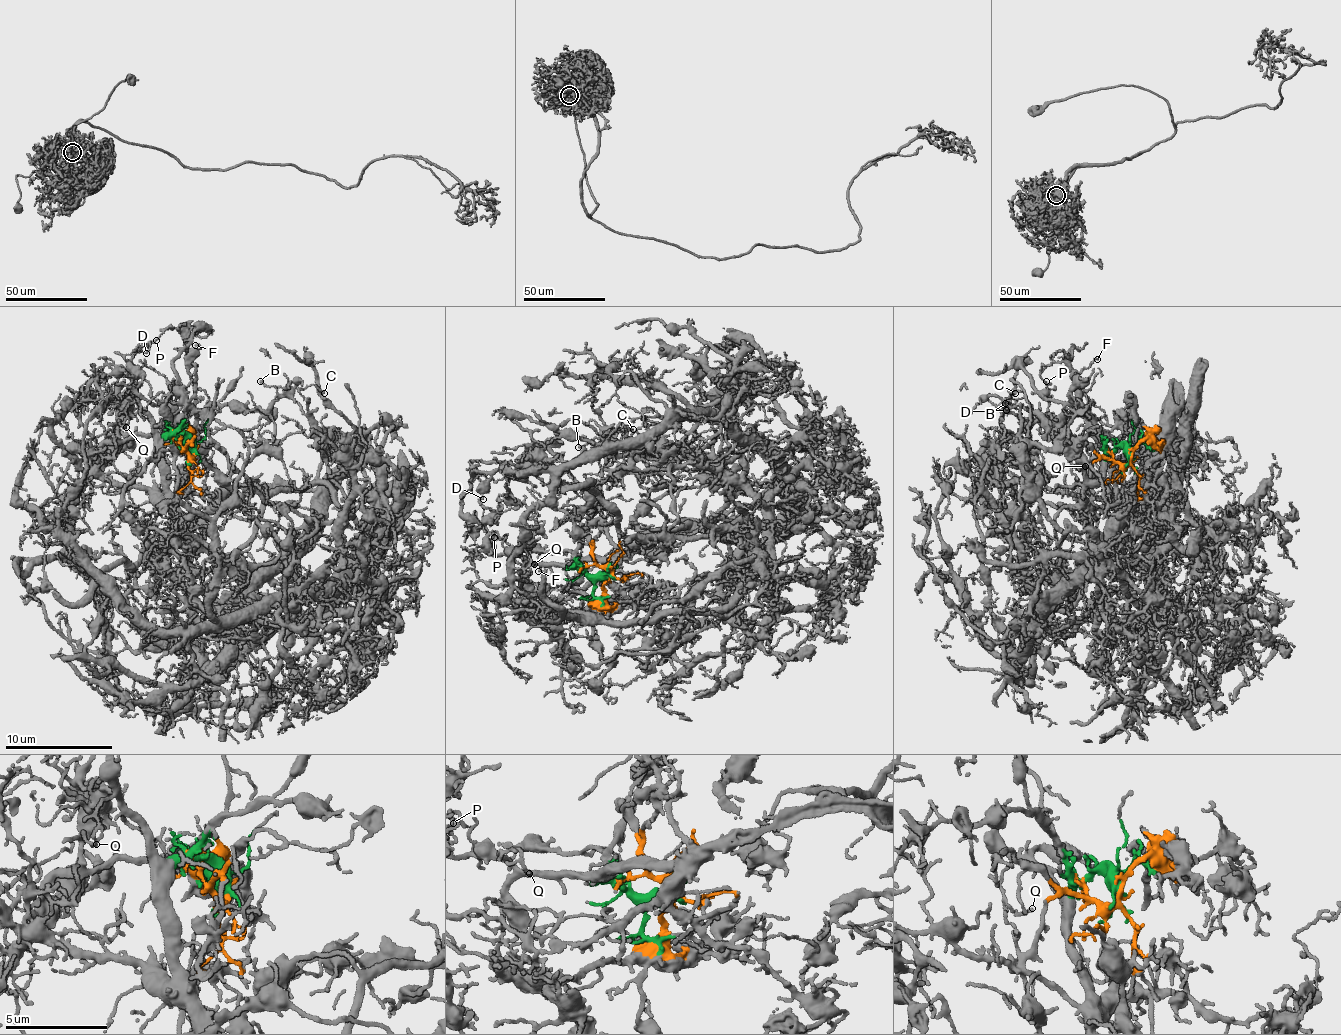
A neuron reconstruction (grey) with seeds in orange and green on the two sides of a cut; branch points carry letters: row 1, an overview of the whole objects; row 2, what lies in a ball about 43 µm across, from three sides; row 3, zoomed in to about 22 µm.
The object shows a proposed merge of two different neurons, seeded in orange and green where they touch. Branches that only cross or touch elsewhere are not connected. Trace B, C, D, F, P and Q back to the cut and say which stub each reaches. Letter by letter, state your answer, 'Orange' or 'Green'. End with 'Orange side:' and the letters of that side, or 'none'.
B: Green
C: Green
D: Green
F: Green
P: Green
Q: Green
Orange side: none

